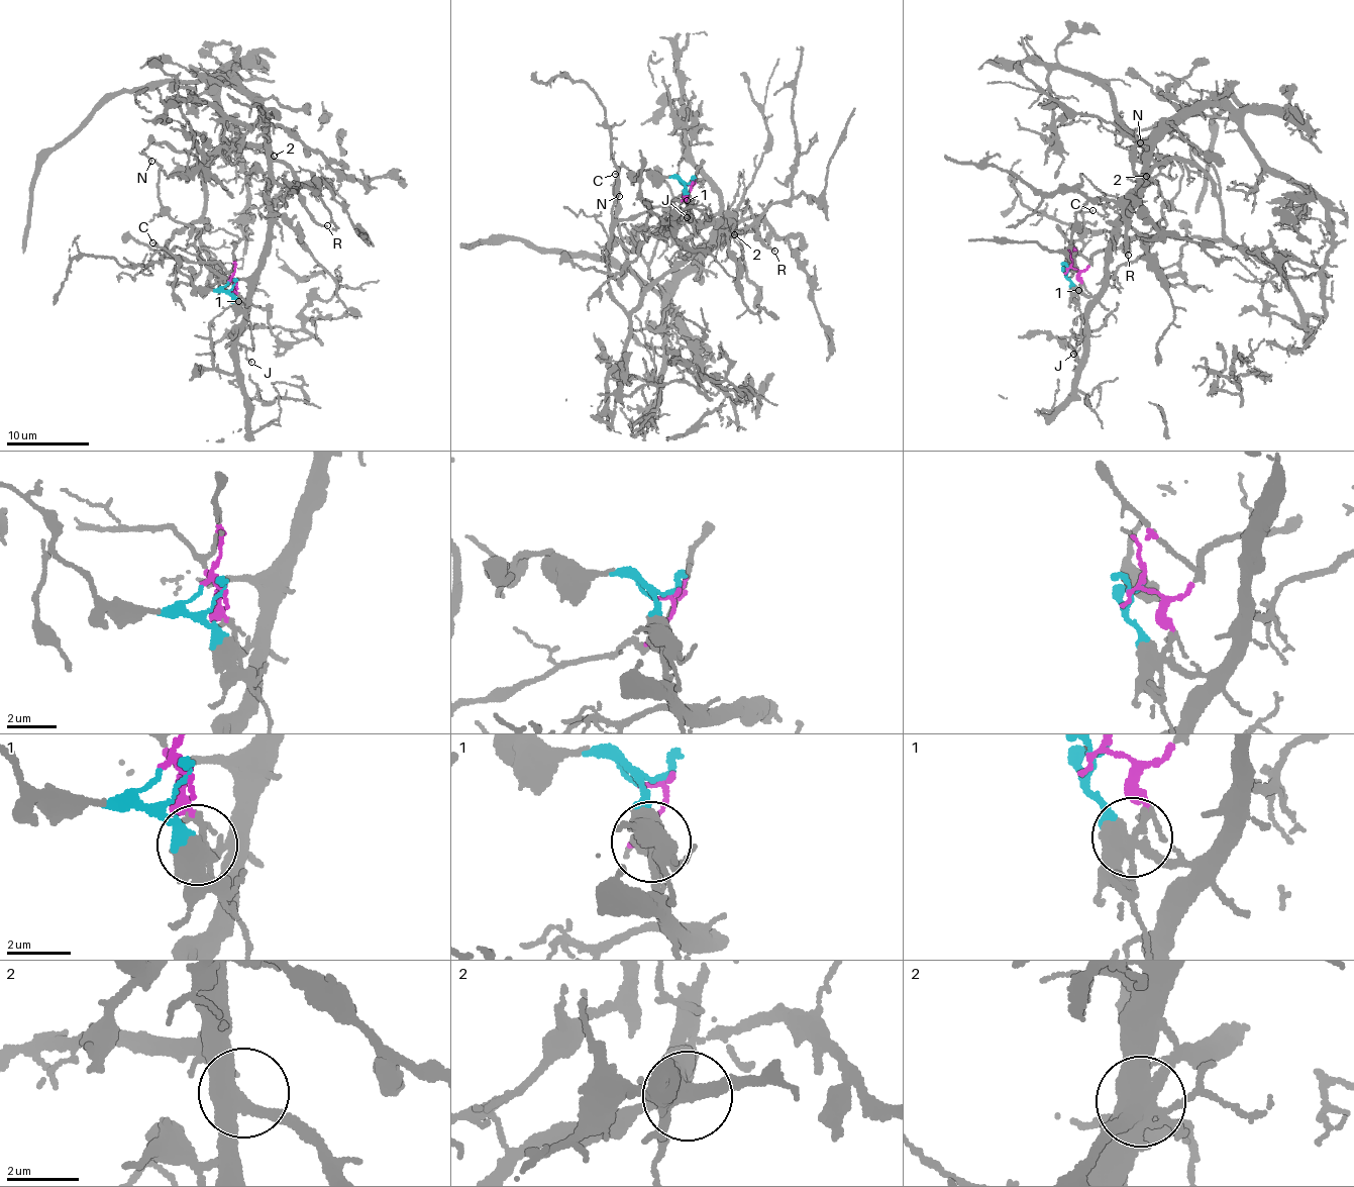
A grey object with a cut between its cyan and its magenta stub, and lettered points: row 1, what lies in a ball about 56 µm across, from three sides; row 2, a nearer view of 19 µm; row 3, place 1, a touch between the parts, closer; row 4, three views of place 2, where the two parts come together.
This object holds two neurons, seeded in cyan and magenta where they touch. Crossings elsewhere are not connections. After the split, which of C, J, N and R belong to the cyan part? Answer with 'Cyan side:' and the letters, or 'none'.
Cyan side: C, J

